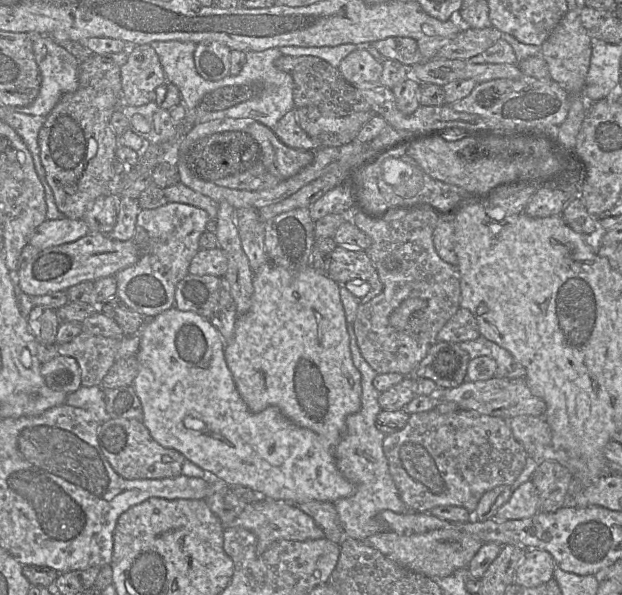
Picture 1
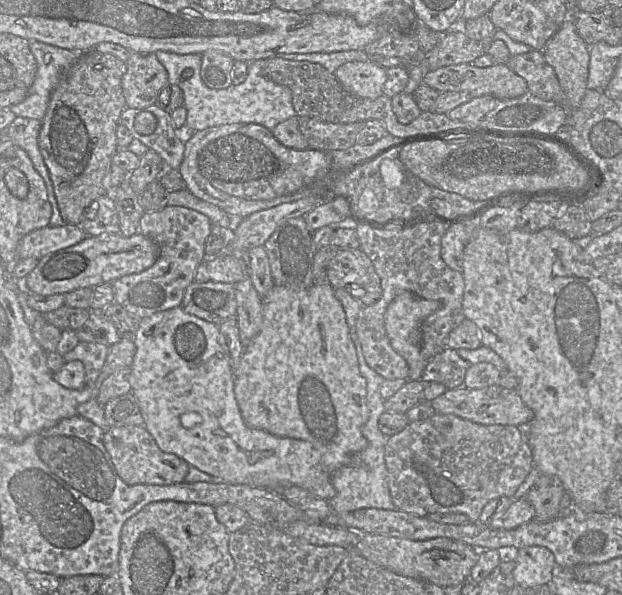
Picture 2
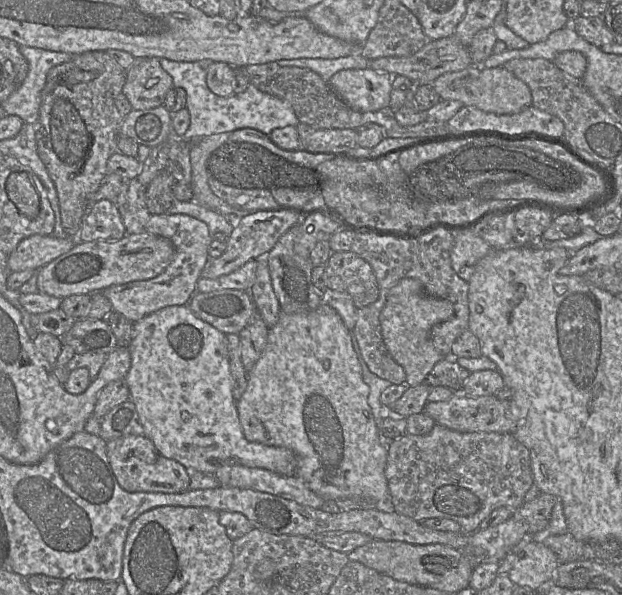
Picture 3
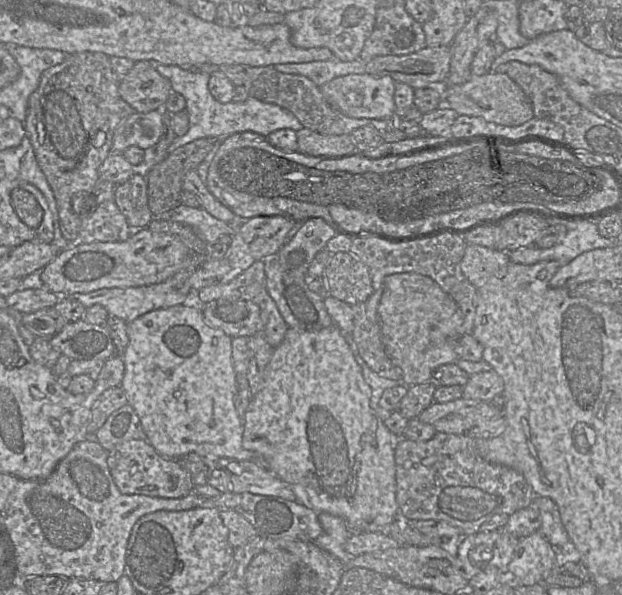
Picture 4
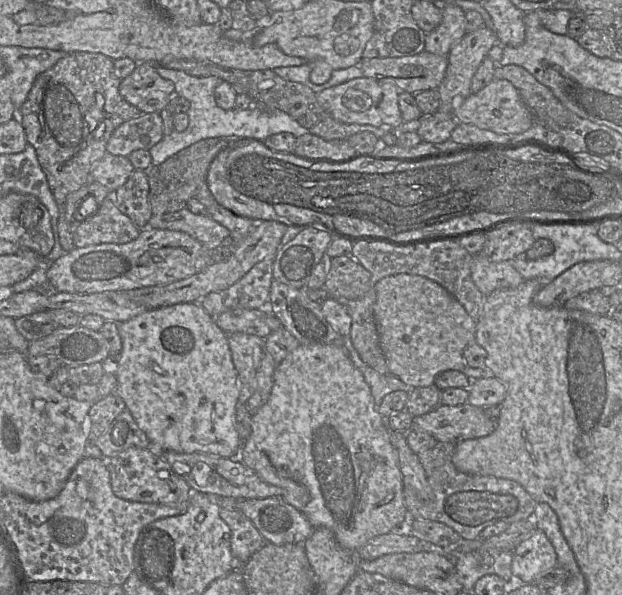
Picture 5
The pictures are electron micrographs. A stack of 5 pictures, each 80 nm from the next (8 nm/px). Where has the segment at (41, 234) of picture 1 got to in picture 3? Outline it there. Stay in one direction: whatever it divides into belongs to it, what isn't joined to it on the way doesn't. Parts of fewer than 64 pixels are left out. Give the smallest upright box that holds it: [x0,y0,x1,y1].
[7,235,82,273]

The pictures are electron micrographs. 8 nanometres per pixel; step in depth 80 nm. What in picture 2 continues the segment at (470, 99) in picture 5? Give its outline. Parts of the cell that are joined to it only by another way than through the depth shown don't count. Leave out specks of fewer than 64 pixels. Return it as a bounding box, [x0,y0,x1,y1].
[422,63,528,99]

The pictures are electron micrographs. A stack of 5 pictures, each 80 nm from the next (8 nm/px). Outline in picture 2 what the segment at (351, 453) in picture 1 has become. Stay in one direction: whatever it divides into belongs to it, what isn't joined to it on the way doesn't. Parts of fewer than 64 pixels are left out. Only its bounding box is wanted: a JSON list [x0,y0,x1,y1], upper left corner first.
[329,328,396,515]

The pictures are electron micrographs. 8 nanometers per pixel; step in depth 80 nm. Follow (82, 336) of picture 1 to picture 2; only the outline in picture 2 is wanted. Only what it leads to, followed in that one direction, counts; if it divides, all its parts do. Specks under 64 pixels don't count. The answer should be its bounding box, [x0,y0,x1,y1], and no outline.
[63,342,109,386]

